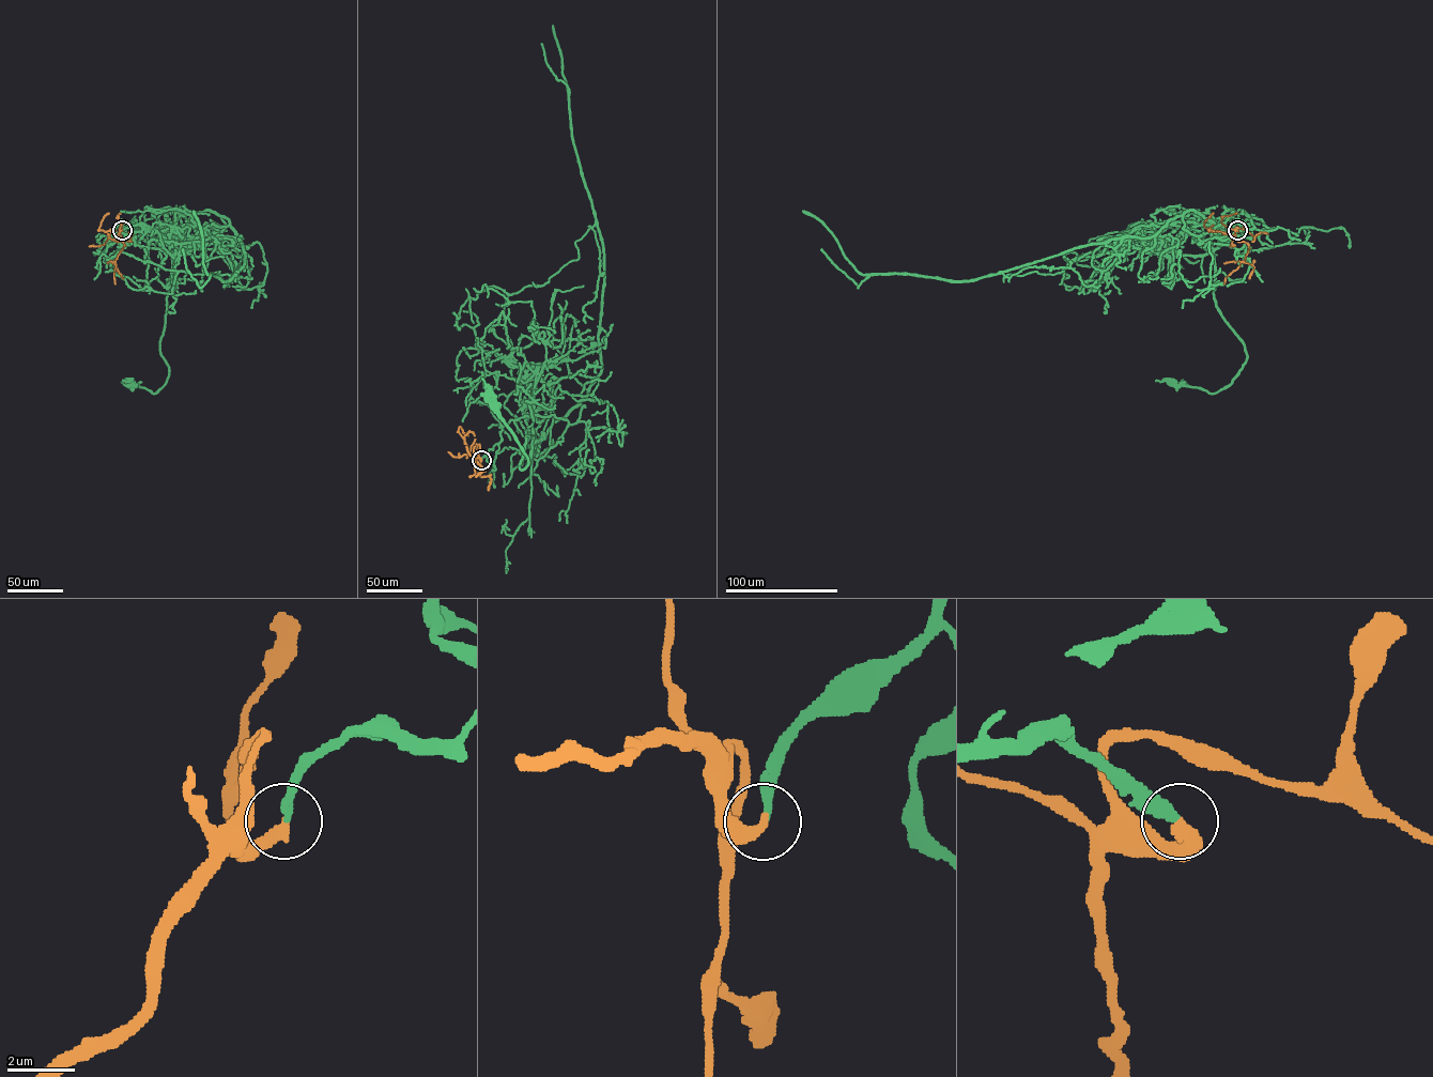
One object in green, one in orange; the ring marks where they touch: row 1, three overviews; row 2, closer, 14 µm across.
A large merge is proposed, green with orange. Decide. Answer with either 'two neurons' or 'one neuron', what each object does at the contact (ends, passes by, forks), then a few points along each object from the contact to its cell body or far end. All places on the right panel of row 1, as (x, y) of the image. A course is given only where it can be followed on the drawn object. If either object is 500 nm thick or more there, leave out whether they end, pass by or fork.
one neuron; green ends; orange ends; course green (1237, 230), (1197, 244), (1182, 216), (1193, 210), (1215, 227), (1214, 301), (1245, 363), (1216, 393), (1173, 382); course orange (1237, 230), (1236, 240), (1247, 243), (1249, 249), (1223, 283)

